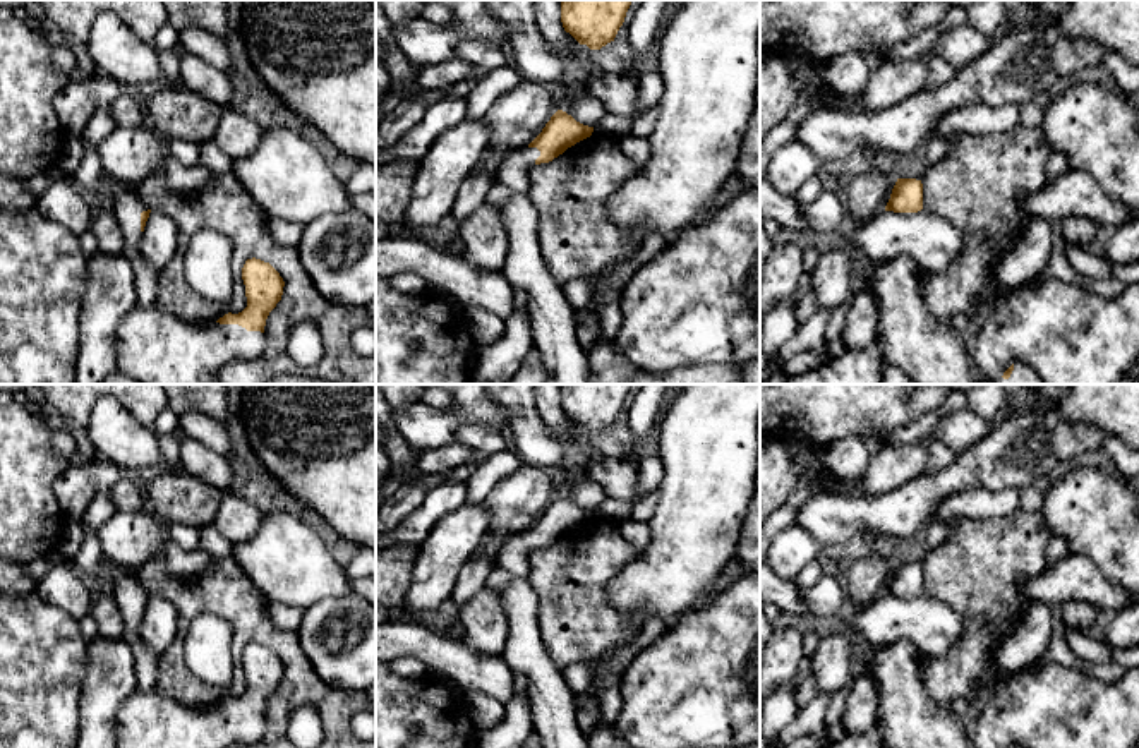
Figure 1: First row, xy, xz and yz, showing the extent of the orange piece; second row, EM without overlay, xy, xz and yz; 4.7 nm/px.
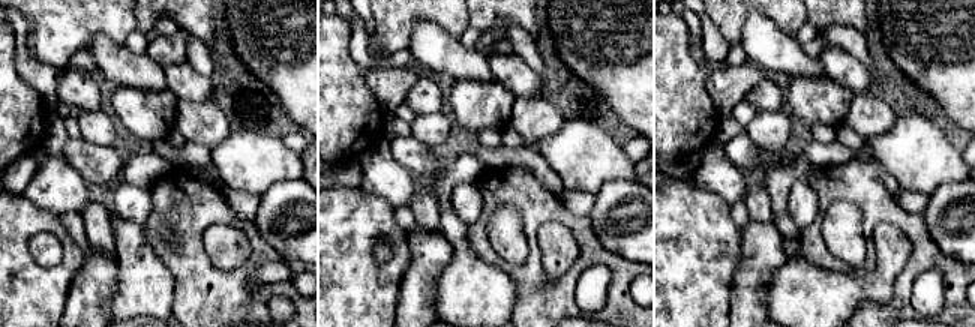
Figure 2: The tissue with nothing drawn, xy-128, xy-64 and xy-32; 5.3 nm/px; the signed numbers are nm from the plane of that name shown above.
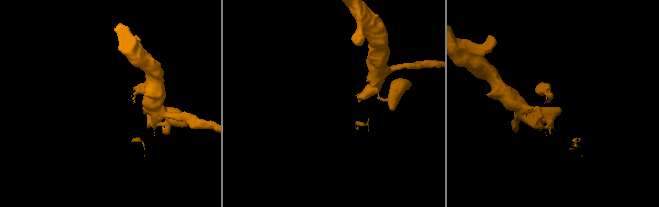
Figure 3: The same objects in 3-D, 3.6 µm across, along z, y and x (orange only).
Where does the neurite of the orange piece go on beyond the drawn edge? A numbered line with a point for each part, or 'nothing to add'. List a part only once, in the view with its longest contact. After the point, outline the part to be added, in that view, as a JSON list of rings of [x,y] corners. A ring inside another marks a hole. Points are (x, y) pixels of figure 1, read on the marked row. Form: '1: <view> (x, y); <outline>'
1: xy (153, 347); [[[154,304],[136,307],[117,328],[117,371],[139,384],[209,384],[233,359],[262,353],[264,333],[197,323]]]

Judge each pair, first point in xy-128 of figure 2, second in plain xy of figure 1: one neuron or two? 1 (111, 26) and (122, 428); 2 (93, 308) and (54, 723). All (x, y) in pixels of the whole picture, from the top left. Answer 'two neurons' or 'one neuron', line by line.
1: two neurons
2: two neurons

